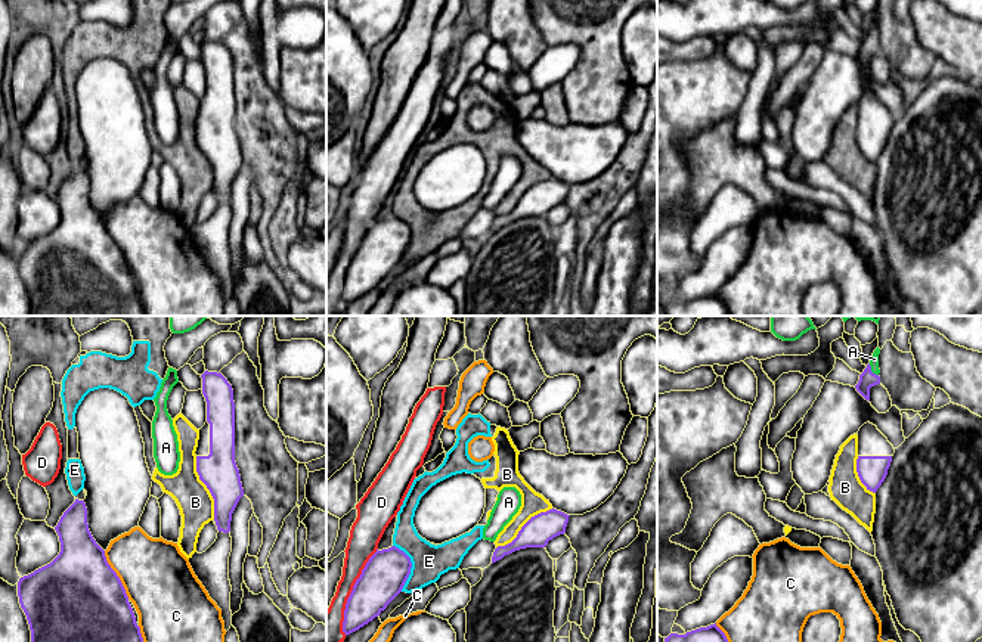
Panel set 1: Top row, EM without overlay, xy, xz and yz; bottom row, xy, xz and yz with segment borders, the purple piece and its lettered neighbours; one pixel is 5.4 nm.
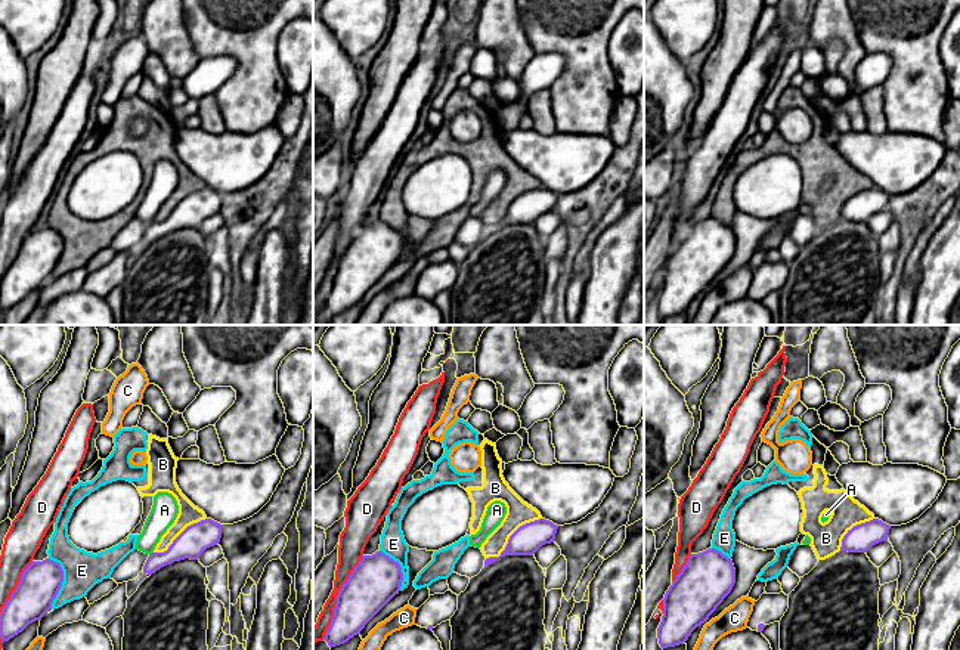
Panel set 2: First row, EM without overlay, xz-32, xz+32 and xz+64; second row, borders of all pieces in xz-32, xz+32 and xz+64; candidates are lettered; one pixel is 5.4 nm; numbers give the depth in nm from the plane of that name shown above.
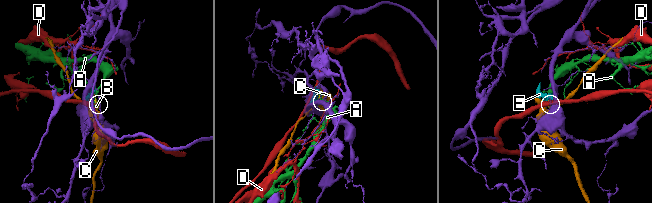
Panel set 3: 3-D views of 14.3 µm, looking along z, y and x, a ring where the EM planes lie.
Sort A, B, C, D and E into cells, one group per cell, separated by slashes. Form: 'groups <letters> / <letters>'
groups A / B E / C / D

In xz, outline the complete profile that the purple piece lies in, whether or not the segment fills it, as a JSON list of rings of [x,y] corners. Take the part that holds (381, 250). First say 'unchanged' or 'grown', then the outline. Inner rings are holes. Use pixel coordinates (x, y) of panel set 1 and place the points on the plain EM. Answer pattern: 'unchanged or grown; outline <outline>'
unchanged; outline [[[399,217],[377,218],[347,269],[343,291],[346,306],[372,291],[387,277],[402,261],[411,238],[411,227]]]

